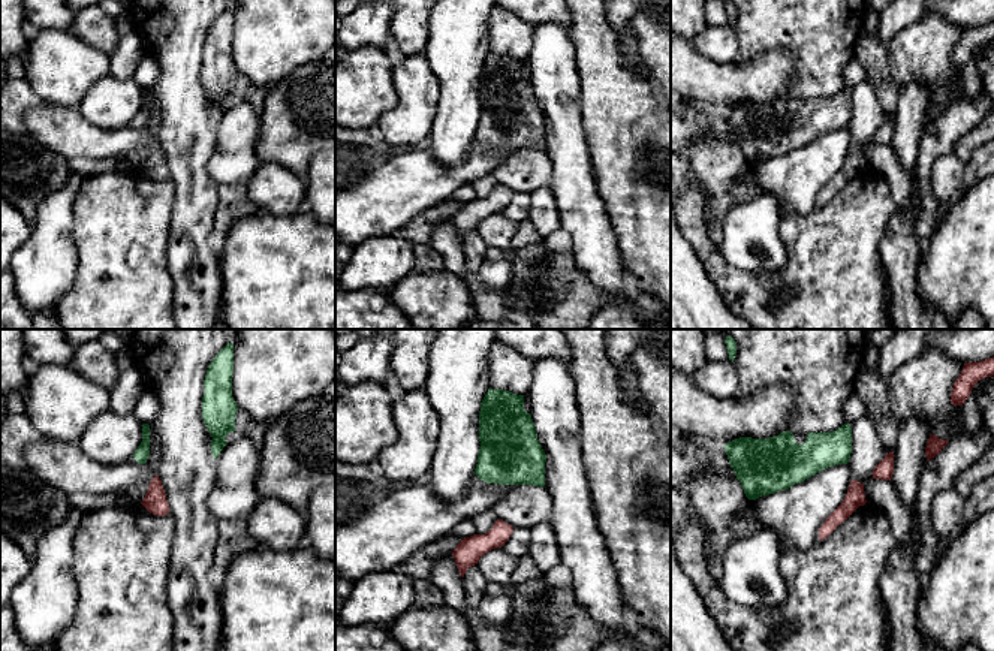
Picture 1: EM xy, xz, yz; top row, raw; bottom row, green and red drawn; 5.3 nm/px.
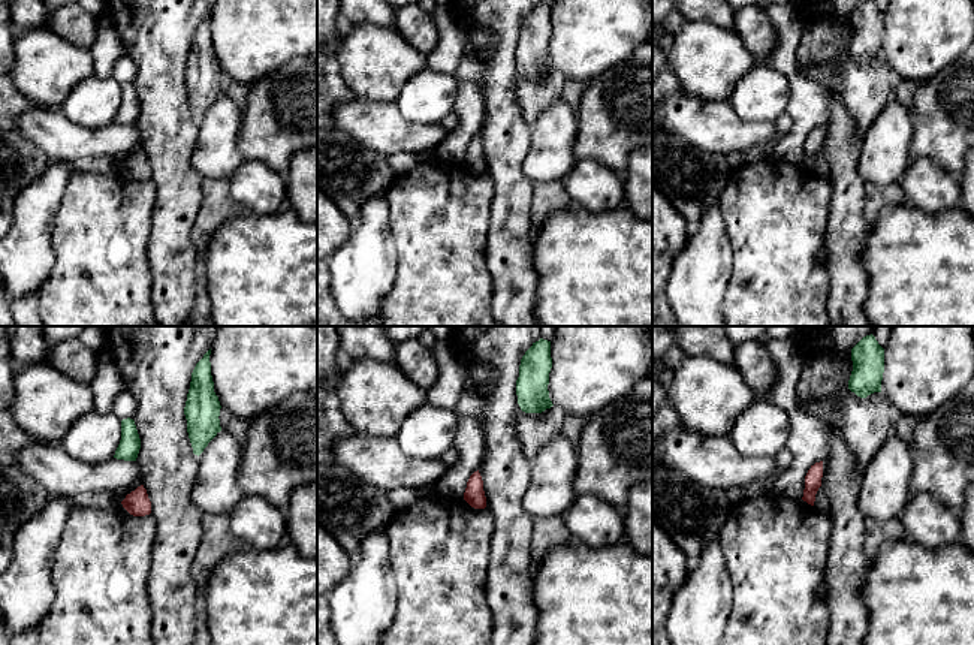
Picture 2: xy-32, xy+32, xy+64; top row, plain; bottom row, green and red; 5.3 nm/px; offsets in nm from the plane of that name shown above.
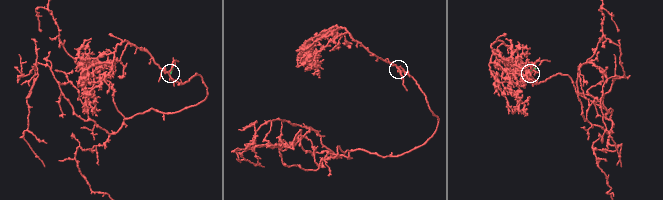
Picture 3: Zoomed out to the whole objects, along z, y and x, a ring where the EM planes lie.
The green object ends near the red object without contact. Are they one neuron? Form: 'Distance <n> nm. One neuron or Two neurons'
Distance 90 nm. Two neurons

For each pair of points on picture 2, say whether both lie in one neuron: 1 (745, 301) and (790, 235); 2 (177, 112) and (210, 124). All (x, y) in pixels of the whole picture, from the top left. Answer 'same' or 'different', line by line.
1: same
2: different

